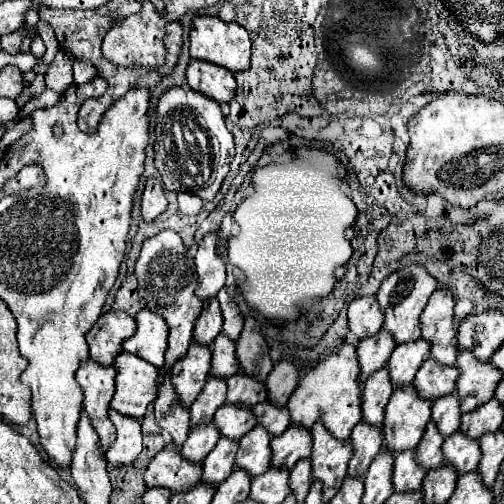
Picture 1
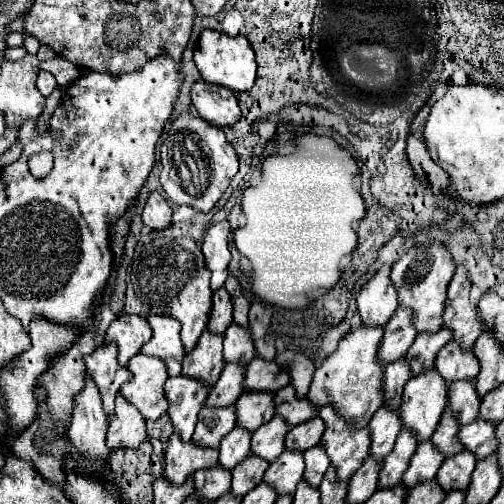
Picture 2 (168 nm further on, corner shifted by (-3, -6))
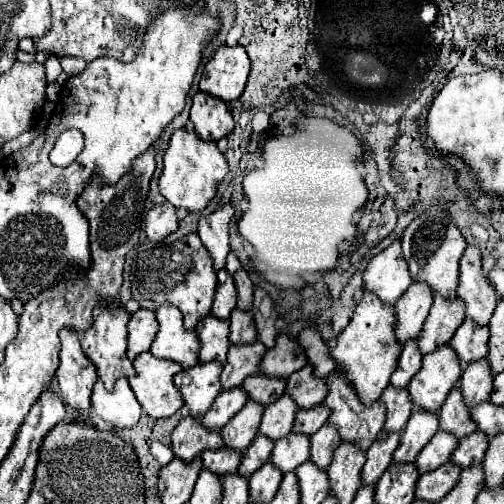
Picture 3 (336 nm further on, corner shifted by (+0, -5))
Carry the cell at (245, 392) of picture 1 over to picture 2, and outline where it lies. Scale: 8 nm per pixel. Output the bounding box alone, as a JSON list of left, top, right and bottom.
[243,357,289,393]

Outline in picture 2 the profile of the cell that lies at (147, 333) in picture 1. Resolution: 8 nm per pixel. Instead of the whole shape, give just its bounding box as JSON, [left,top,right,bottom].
[141,315,185,377]

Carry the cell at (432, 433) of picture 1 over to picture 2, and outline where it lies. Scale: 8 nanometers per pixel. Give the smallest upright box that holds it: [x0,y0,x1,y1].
[431,411,463,459]

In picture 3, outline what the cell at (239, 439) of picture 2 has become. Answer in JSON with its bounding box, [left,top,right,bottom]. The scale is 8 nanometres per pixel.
[220,400,264,450]

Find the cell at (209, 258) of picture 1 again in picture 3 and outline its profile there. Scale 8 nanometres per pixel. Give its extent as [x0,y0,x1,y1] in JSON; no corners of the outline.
[198,204,234,270]

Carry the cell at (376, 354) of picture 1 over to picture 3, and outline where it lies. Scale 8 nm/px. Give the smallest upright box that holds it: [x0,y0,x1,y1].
[396,282,432,342]

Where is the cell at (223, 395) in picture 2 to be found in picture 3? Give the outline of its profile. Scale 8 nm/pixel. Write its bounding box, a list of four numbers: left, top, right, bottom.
[222,340,268,390]

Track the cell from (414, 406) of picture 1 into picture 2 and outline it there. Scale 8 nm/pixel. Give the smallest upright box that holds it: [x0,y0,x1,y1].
[397,369,447,443]

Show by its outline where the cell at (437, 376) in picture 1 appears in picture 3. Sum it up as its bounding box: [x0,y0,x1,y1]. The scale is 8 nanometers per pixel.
[448,318,490,364]

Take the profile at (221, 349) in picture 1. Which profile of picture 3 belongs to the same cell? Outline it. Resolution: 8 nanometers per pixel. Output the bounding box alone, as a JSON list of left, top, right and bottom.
[230,308,256,344]

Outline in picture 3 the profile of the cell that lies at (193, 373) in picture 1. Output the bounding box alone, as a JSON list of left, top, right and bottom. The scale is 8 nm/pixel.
[196,314,230,364]

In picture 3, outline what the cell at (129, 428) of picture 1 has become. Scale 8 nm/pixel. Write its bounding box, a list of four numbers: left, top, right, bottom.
[90,378,142,430]

